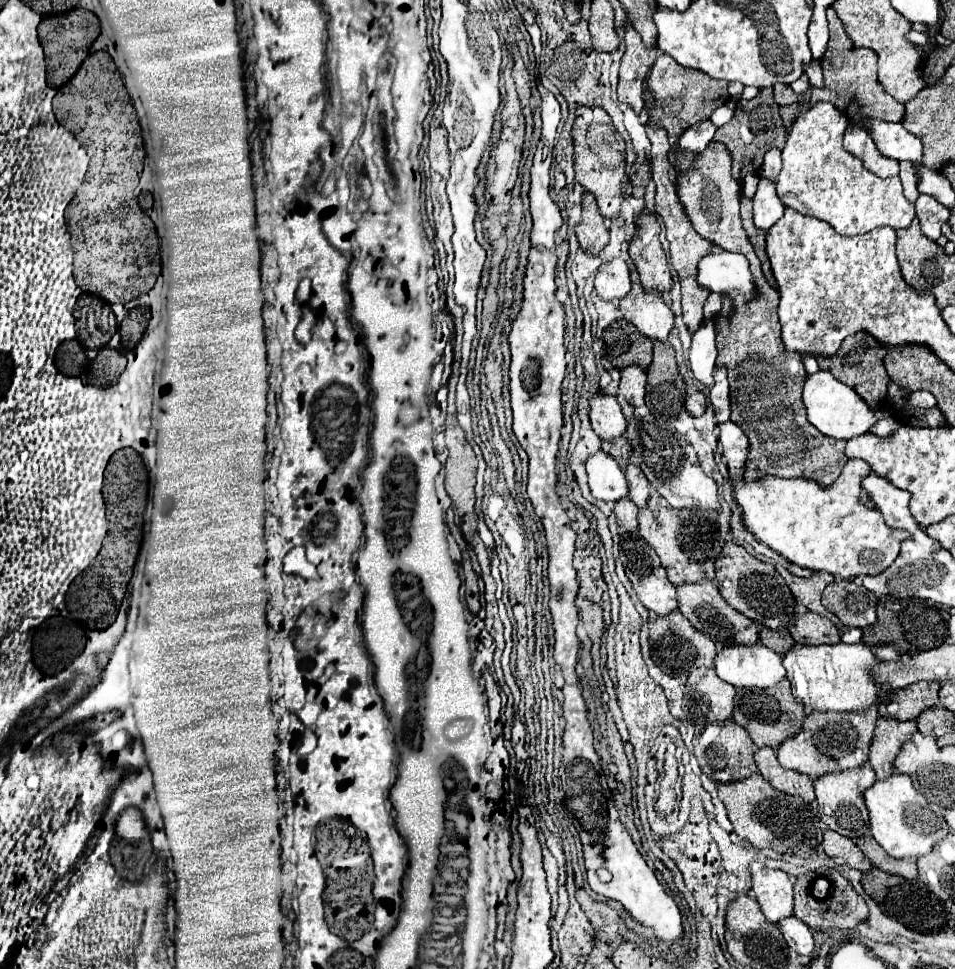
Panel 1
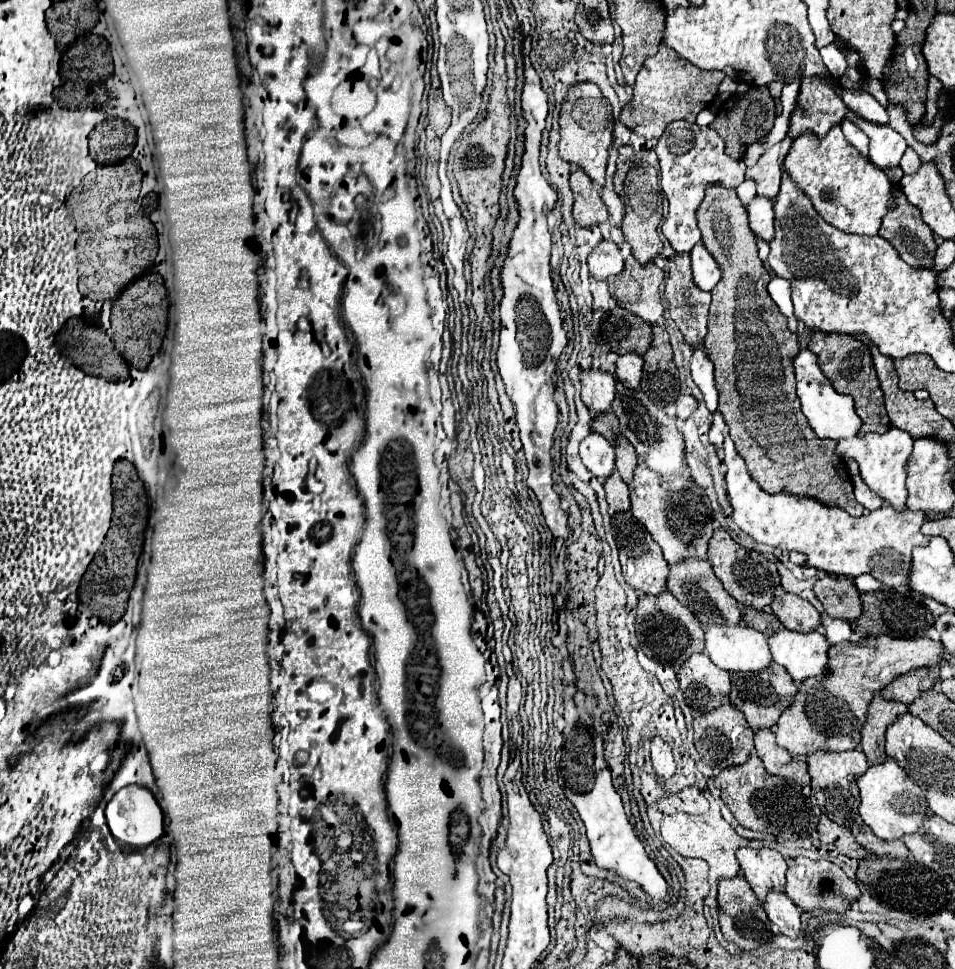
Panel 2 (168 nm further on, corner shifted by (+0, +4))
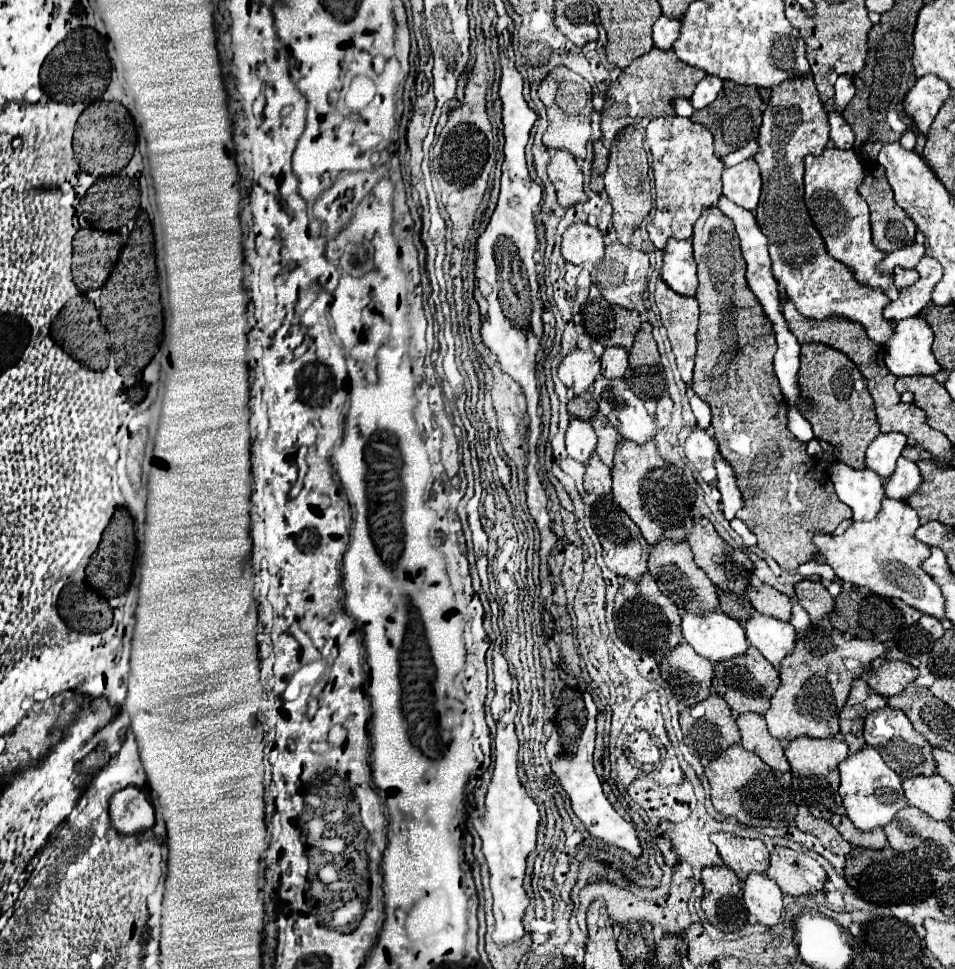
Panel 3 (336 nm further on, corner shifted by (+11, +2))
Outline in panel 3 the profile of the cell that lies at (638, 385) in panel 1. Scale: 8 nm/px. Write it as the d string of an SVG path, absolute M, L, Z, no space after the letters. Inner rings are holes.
M620 346L606 348L600 360L602 360L602 376L606 378L622 378L628 368L628 352Z

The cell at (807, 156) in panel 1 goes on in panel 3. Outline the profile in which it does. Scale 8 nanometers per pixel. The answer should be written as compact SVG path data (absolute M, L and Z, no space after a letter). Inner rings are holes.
M826 148L820 156L808 154L804 158L806 172L804 172L804 200L806 208L818 226L818 232L826 240L828 252L834 254L836 260L844 262L846 266L854 268L856 280L870 284L874 288L886 290L886 294L896 300L898 290L892 284L892 274L880 274L876 272L876 262L884 258L872 246L872 236L870 236L870 210L866 200L858 194L860 184L866 178L866 168L858 160L854 152L838 150L838 148Z

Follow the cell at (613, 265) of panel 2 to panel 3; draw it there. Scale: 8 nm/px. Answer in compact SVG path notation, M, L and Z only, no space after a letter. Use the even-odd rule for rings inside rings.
M572 224L562 238L562 256L574 266L596 266L604 260L604 238L598 228Z

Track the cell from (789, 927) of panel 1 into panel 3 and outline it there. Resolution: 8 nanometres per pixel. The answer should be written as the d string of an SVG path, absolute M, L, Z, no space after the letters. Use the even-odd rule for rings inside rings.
M750 874L750 878L744 882L744 904L750 912L750 916L772 928L780 922L780 914L782 914L782 892L776 886L776 882L772 882L766 874Z

